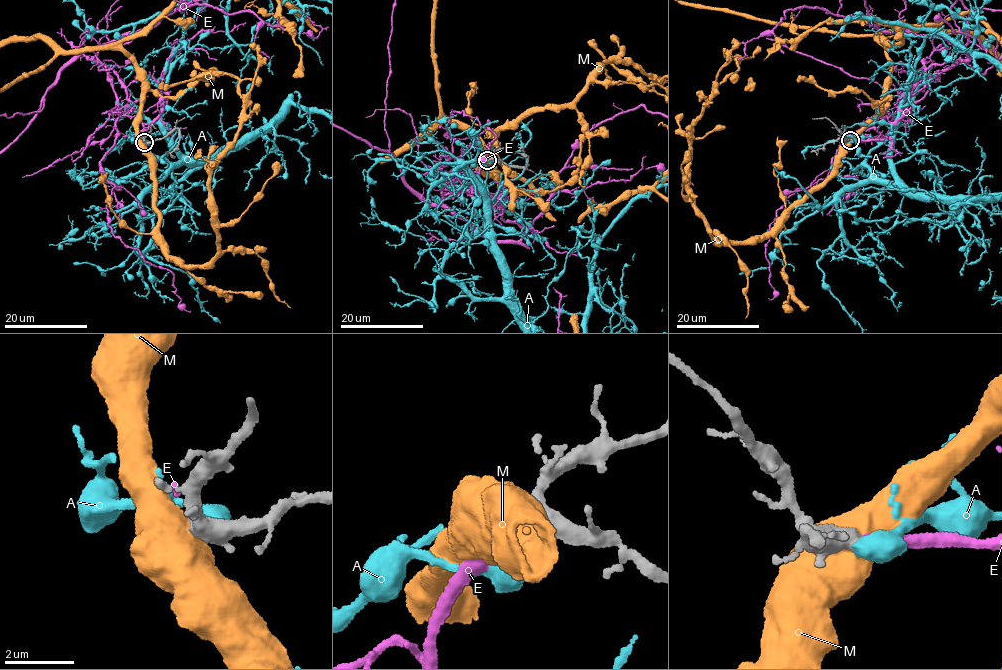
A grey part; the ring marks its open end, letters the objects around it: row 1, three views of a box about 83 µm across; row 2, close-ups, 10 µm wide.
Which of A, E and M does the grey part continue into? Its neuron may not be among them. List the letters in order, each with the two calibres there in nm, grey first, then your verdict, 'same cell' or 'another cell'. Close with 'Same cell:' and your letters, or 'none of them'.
A: 550/550 nm | another cell
E: 480/440 nm | same cell
M: 600/900 nm | another cell
Same cell: E

